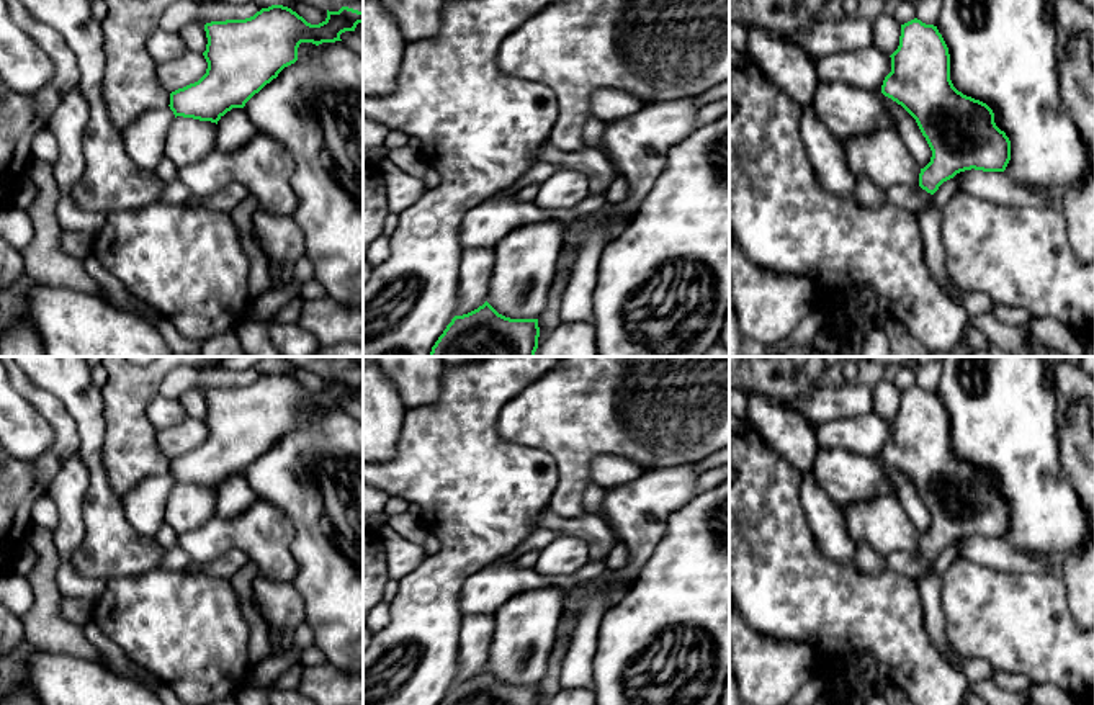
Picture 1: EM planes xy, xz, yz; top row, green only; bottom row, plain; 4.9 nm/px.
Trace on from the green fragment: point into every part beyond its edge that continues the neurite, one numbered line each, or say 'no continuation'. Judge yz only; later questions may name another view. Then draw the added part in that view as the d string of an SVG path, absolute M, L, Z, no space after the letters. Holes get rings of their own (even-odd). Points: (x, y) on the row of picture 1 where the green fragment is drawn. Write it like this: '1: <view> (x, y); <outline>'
1: yz (913, 198); M894 185L886 191L886 196L893 204L916 214L932 195L921 186Z

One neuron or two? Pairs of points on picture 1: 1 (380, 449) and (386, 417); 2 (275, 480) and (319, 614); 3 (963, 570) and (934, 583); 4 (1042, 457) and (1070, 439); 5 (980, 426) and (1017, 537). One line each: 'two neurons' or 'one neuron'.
1: one neuron
2: one neuron
3: two neurons
4: two neurons
5: one neuron

